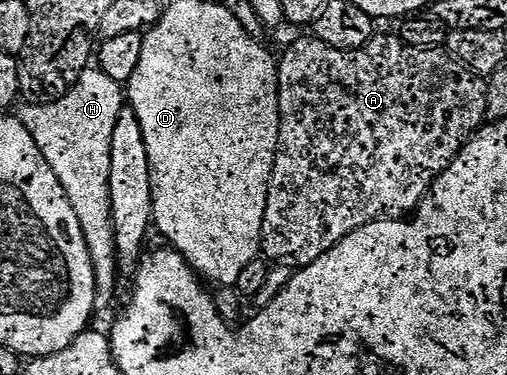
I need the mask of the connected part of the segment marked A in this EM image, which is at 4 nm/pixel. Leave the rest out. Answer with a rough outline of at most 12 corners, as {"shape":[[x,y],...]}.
{"shape":[[396,35],[297,40],[263,256],[307,266],[413,204],[487,84]]}

